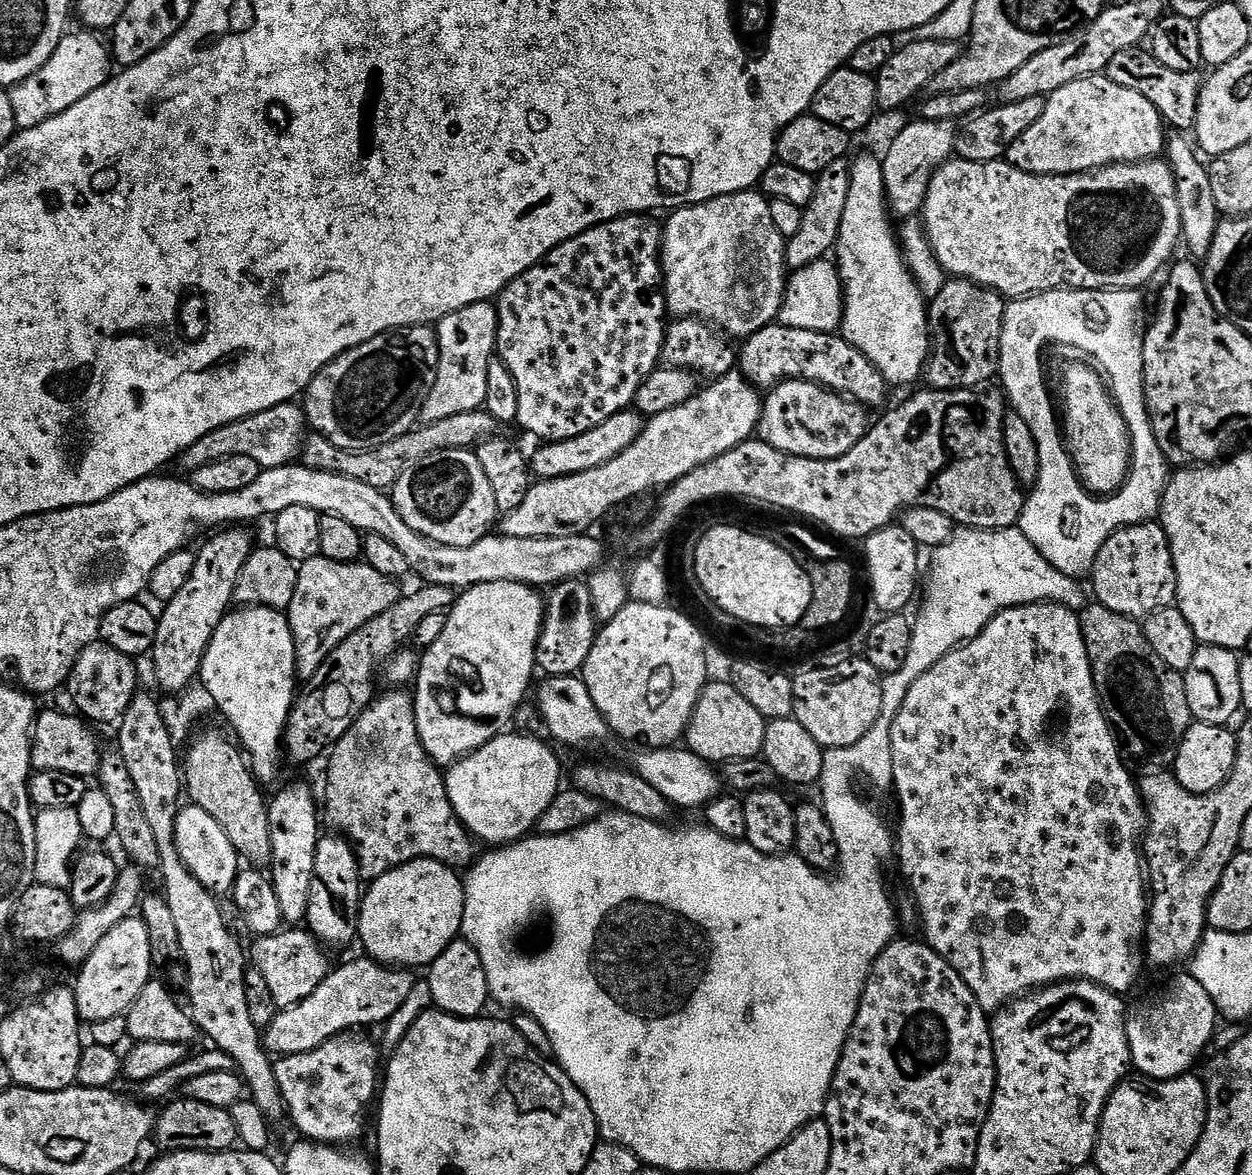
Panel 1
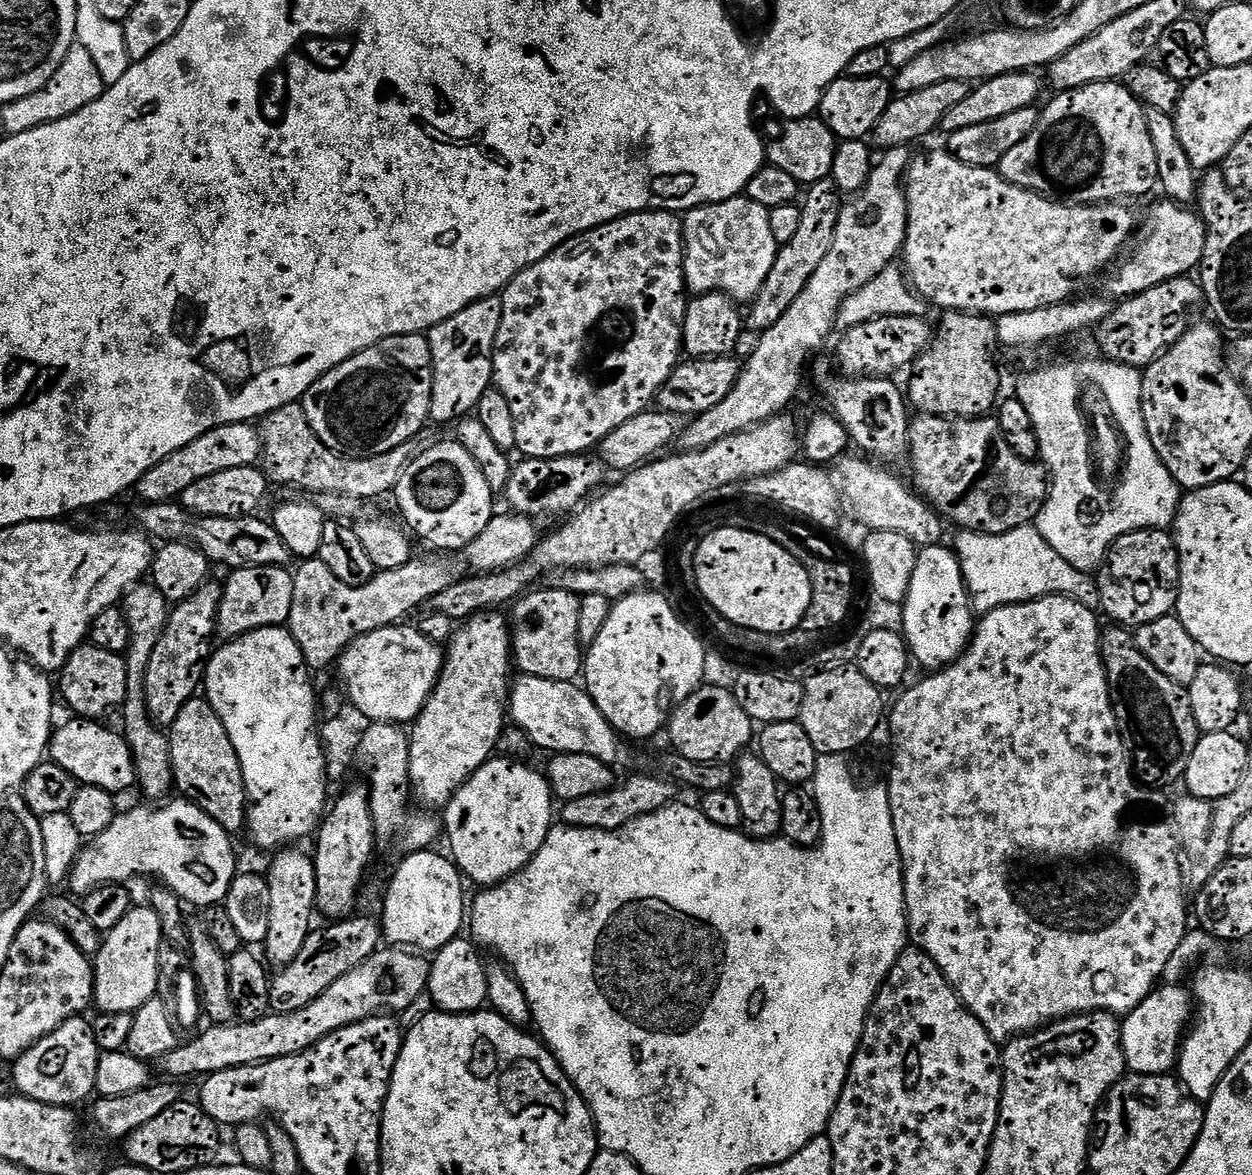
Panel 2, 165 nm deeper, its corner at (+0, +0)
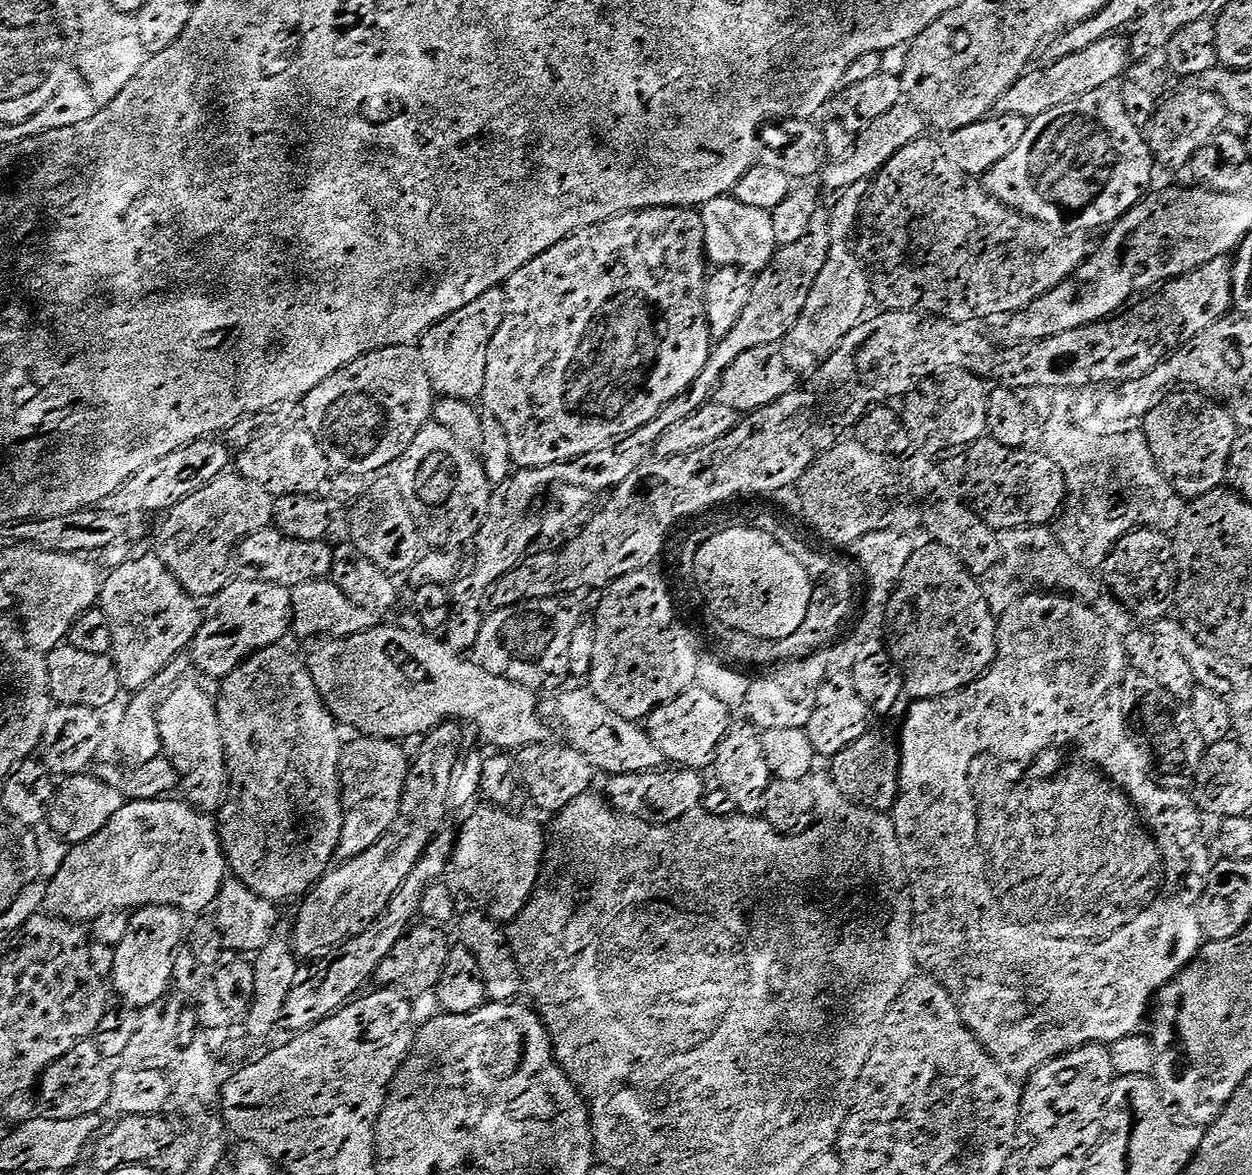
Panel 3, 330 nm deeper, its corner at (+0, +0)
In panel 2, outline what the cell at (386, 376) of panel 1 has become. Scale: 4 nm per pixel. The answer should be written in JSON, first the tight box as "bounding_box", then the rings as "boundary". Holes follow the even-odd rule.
{"bounding_box":[302,334,432,460],"boundary":[[[417,334],[414,336],[391,336],[385,340],[381,340],[379,344],[374,345],[372,348],[367,348],[358,354],[354,354],[346,362],[334,366],[334,370],[330,370],[322,378],[318,378],[318,382],[314,382],[314,386],[310,386],[310,390],[304,395],[302,403],[304,405],[305,418],[310,422],[314,434],[318,434],[318,438],[326,447],[334,450],[337,456],[345,456],[351,460],[365,460],[366,458],[374,458],[380,454],[380,448],[386,444],[386,440],[390,438],[390,434],[396,432],[396,428],[398,428],[398,436],[400,436],[401,442],[410,442],[415,436],[421,435],[425,431],[423,429],[424,423],[427,425],[430,420],[431,401],[432,355],[430,354],[427,335]]]}

